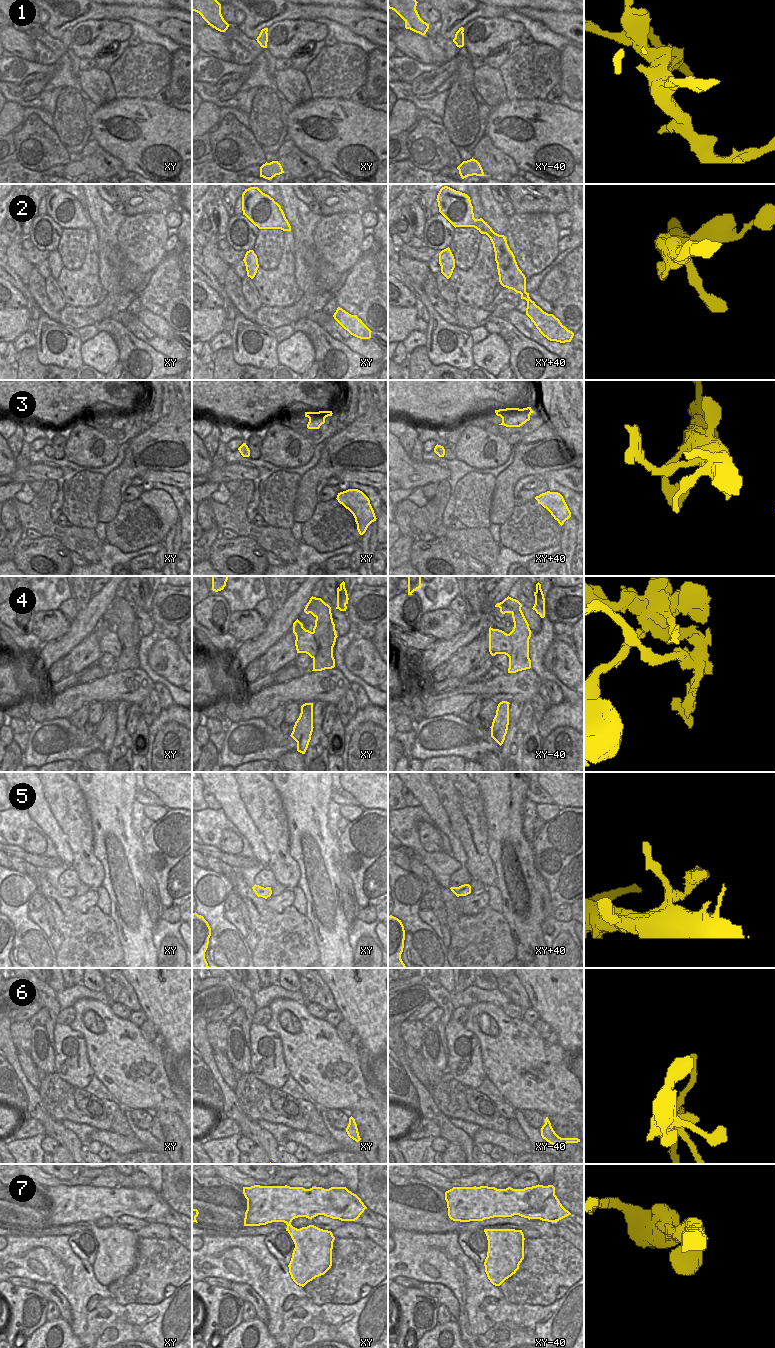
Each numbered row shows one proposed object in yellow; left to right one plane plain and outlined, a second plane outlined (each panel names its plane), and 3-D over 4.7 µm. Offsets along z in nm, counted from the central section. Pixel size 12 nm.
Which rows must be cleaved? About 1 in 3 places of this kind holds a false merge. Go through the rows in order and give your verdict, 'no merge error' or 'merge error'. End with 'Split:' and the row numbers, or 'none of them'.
1: no merge error
2: no merge error
3: no merge error
4: merge error
5: no merge error
6: no merge error
7: no merge error
Split: 4

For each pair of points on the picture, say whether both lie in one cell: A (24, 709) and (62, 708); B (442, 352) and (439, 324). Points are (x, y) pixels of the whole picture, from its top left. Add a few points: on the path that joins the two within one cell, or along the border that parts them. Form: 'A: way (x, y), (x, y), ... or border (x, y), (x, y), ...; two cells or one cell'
A: way (33, 709), (53, 708); one cell
B: way (441, 345), (441, 339), (437, 335), (438, 331); one cell

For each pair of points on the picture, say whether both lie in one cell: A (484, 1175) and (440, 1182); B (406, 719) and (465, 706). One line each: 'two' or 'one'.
A: one
B: one

